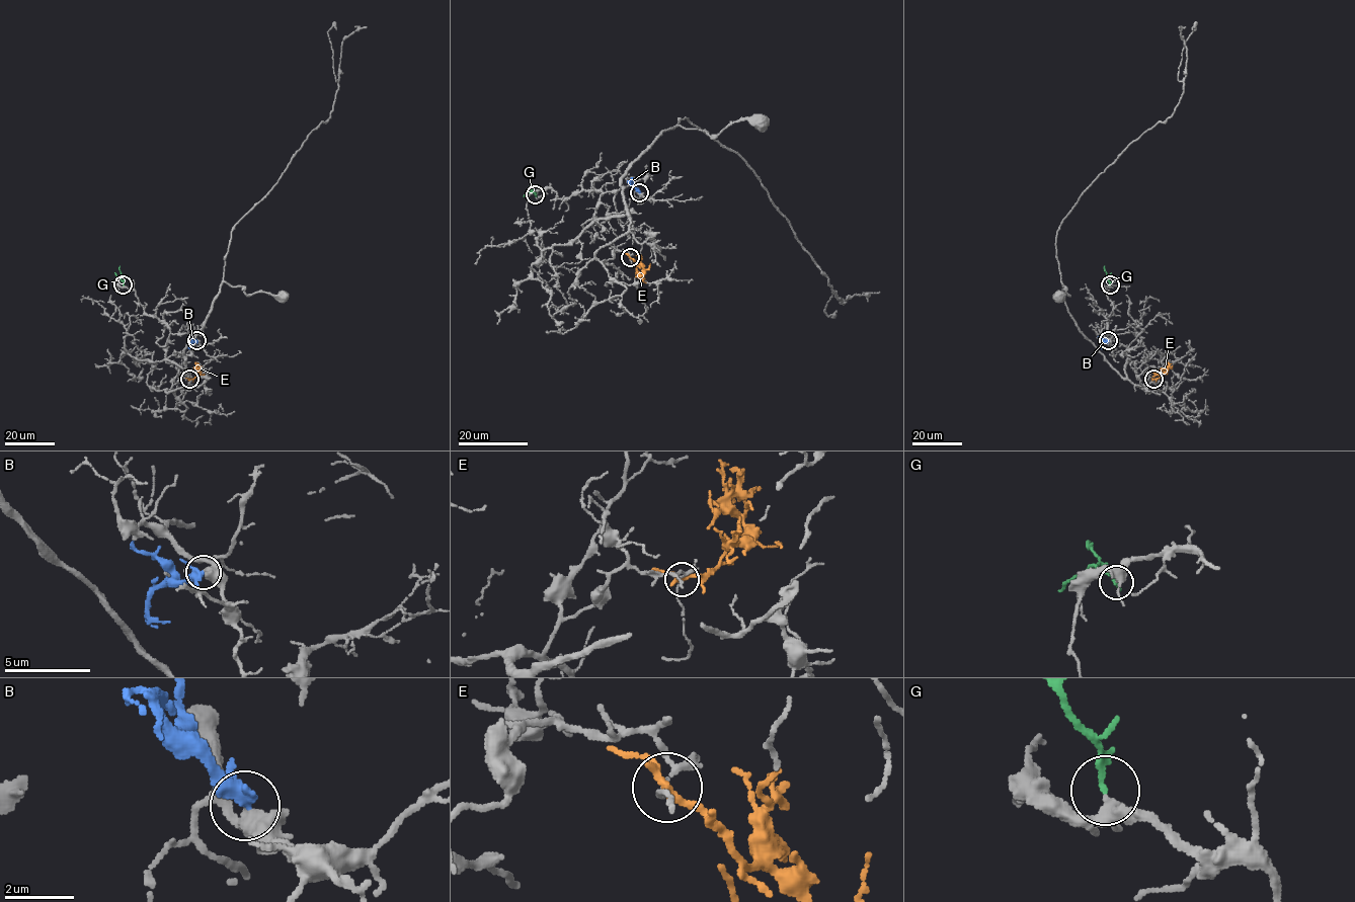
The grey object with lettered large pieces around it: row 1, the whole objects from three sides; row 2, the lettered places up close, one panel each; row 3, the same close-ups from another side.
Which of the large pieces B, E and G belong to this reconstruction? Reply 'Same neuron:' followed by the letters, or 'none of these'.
Same neuron: G

